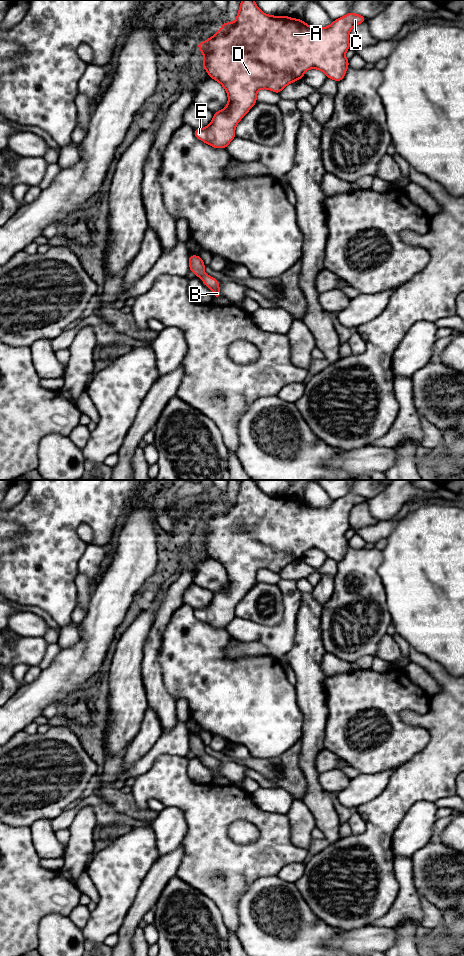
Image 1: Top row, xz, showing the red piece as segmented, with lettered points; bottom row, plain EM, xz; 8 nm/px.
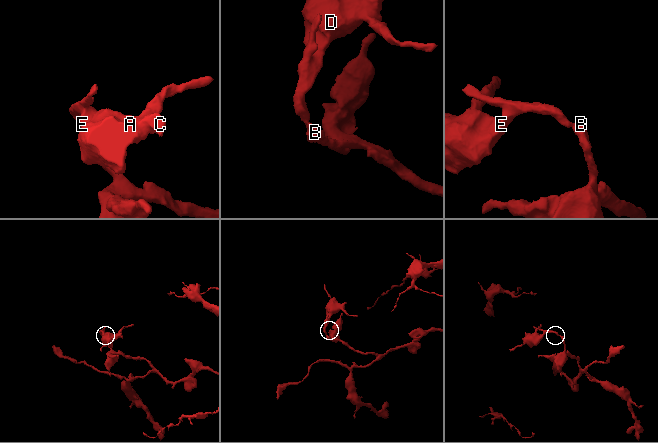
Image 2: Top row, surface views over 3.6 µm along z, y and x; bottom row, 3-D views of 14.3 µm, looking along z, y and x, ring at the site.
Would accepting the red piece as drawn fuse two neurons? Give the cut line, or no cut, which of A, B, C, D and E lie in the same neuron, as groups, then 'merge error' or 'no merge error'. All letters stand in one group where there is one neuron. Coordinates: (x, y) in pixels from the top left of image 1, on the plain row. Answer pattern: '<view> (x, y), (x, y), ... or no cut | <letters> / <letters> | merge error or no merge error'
no cut | A B C D E | no merge error

